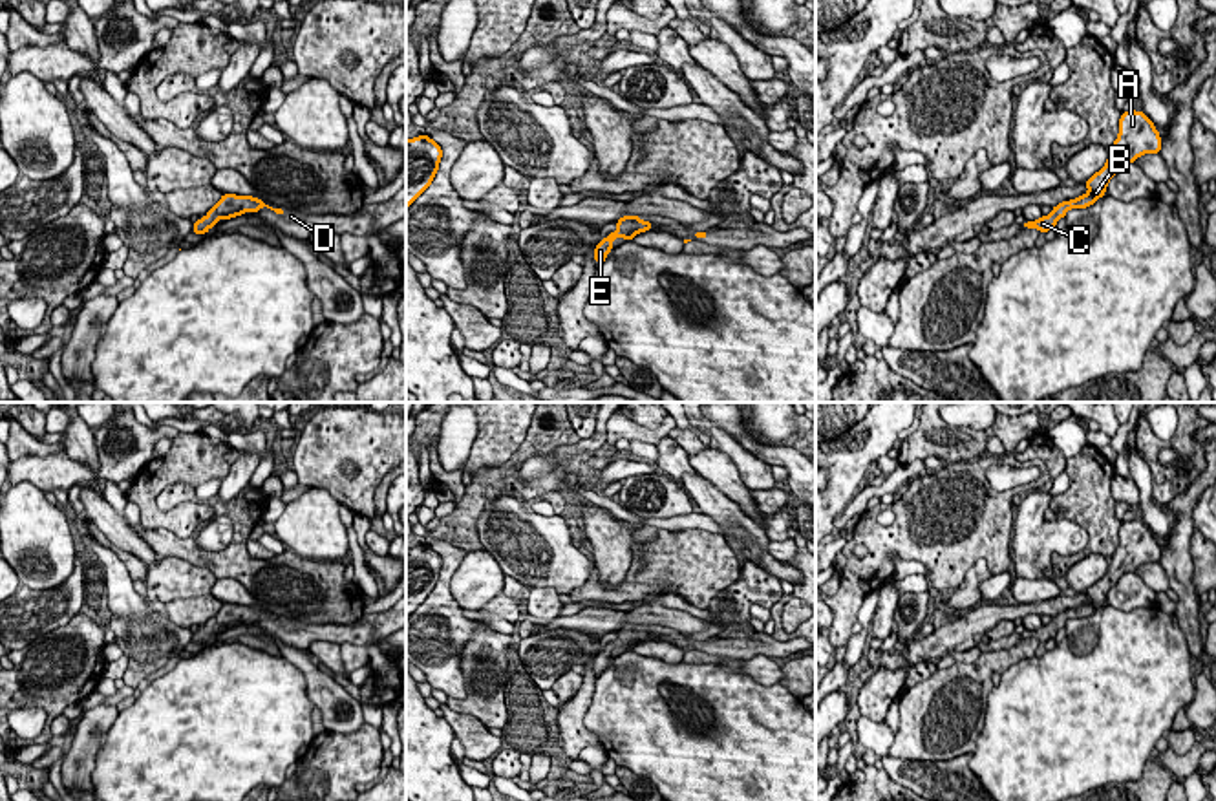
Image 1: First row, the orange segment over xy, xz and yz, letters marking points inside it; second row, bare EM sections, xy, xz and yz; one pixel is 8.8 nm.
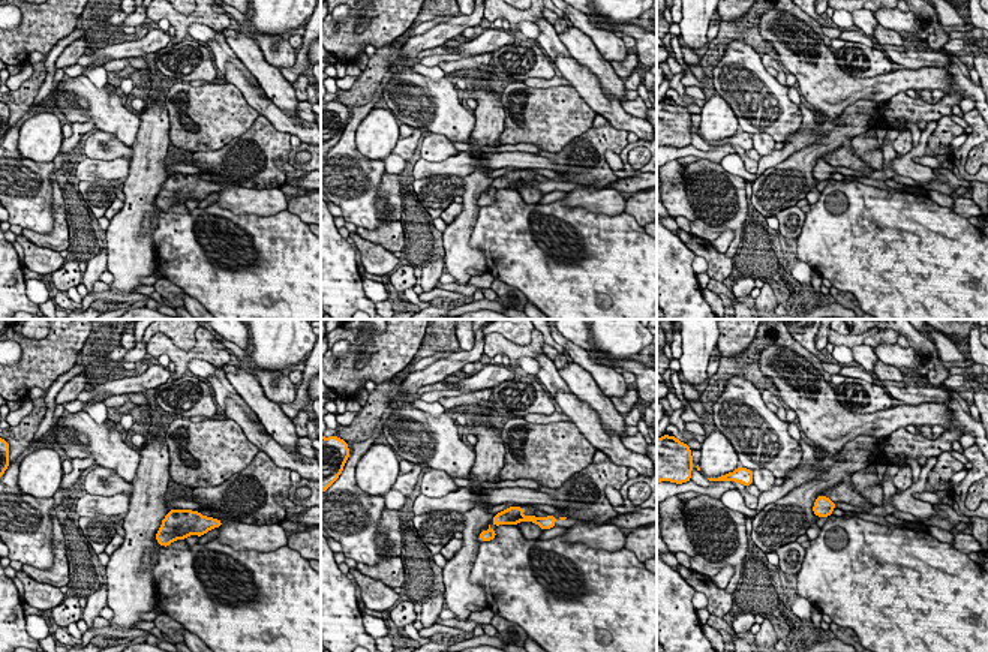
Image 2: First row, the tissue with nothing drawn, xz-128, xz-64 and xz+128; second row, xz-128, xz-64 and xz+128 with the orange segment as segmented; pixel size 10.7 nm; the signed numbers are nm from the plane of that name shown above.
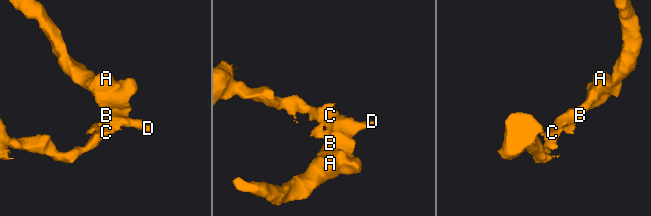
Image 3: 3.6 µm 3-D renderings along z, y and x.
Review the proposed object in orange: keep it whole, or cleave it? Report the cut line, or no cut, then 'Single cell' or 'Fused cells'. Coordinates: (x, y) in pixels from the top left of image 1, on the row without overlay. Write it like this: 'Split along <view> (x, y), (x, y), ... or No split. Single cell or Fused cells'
No split. Single cell

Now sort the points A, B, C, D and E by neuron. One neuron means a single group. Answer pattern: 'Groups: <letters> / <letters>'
Groups: A B C D E

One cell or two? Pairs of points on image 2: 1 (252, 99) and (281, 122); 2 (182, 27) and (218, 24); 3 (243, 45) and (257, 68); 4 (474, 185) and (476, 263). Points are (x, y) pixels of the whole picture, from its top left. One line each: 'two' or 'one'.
1: one
2: one
3: one
4: one

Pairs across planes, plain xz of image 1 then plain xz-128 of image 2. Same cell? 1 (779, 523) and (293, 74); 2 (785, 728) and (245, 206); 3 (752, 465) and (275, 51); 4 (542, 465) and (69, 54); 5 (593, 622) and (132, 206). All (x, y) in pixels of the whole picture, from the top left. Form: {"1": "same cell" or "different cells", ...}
{"1": "different cells", "2": "different cells", "3": "same cell", "4": "same cell", "5": "different cells"}

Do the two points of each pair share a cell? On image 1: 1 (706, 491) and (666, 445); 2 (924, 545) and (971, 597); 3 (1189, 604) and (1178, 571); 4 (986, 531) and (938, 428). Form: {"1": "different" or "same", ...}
{"1": "different", "2": "different", "3": "same", "4": "same"}

